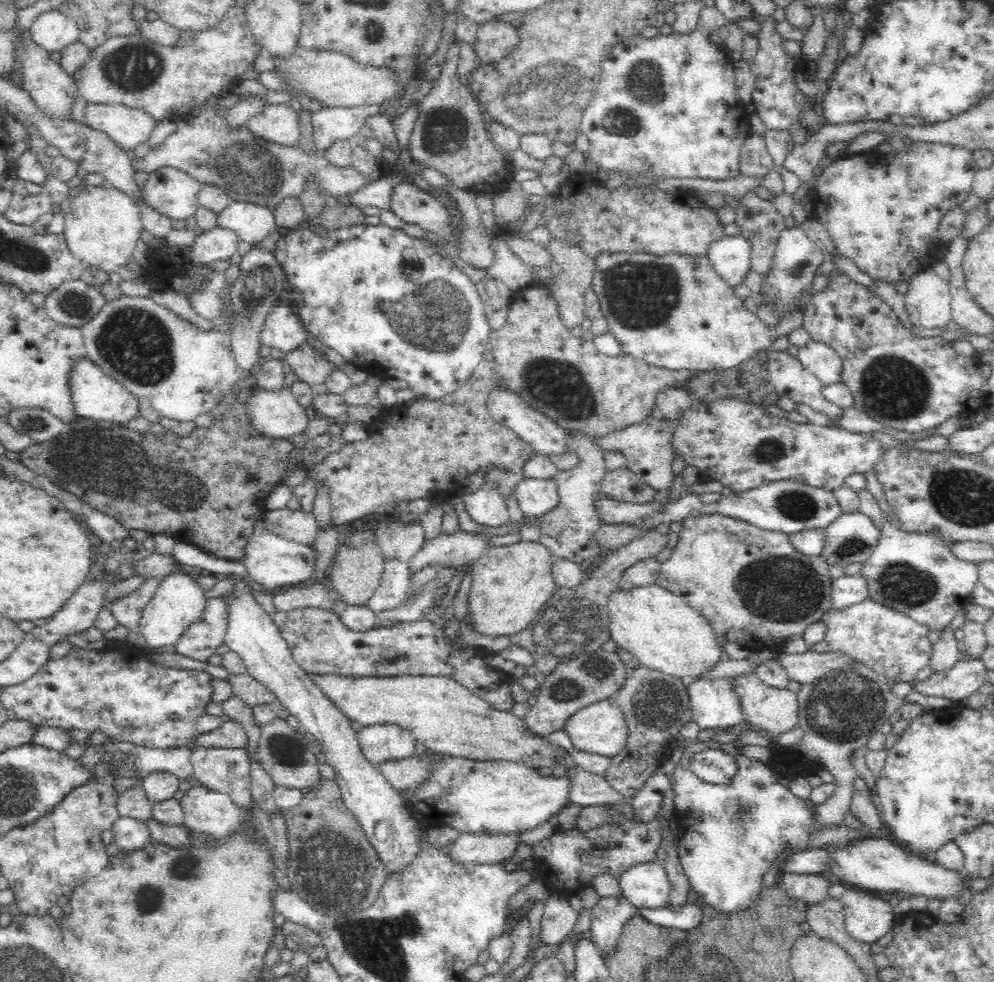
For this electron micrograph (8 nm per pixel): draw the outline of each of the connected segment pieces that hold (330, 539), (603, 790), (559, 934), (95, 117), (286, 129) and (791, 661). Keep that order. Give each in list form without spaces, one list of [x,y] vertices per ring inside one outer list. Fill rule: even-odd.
[[[337,526],[317,532],[317,536],[311,544],[313,554],[315,554],[316,558],[316,567],[314,568],[314,574],[312,574],[310,582],[323,583],[324,581],[328,581],[326,573],[336,552],[340,537],[341,531]]]
[[[575,768],[576,776],[571,794],[569,795],[571,804],[580,806],[597,804],[626,804],[630,803],[629,798],[617,792],[605,780],[605,776],[591,774],[585,770]]]
[[[556,894],[550,896],[550,900],[544,904],[541,917],[541,942],[546,945],[558,944],[574,934],[578,914],[566,898],[558,898]]]
[[[88,102],[84,120],[94,129],[108,133],[120,147],[134,150],[146,142],[156,126],[155,120],[144,110],[122,103]]]
[[[264,104],[245,127],[251,134],[271,144],[292,147],[299,139],[299,113],[287,104]]]
[[[804,651],[801,653],[780,653],[775,662],[786,671],[787,677],[800,684],[808,684],[830,669],[837,669],[845,664],[858,663],[838,651]]]

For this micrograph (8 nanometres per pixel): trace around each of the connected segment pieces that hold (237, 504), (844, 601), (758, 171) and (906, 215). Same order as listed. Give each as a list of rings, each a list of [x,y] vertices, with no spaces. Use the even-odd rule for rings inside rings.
[[[244,388],[236,394],[234,402],[228,406],[228,410],[216,418],[212,415],[212,422],[208,428],[204,426],[198,426],[186,436],[178,436],[176,432],[171,430],[165,430],[162,434],[152,433],[149,431],[144,434],[136,434],[134,430],[130,430],[130,427],[126,426],[112,426],[112,428],[92,428],[92,426],[84,426],[84,418],[77,417],[68,422],[68,430],[66,432],[60,432],[58,436],[53,436],[50,440],[45,440],[41,443],[32,443],[26,450],[22,450],[19,453],[20,462],[26,465],[30,470],[35,473],[41,474],[46,478],[49,478],[54,484],[57,484],[61,489],[67,490],[68,492],[74,493],[82,502],[89,504],[92,508],[103,512],[107,516],[112,516],[122,527],[126,530],[142,530],[148,534],[160,534],[165,532],[168,535],[172,535],[177,541],[185,541],[186,544],[193,544],[194,548],[202,548],[210,554],[214,554],[220,558],[229,560],[240,561],[243,558],[244,549],[250,536],[254,532],[254,528],[259,522],[259,518],[263,516],[266,511],[265,500],[269,495],[269,492],[276,488],[279,484],[284,483],[286,476],[288,476],[288,470],[290,468],[312,468],[315,464],[322,462],[332,452],[338,452],[347,445],[344,433],[324,433],[314,438],[308,439],[303,443],[298,443],[296,440],[290,441],[282,437],[272,437],[268,433],[262,433],[260,429],[254,427],[252,423],[252,413],[248,409],[248,400],[256,394],[257,389]]]
[[[860,571],[856,574],[843,573],[833,580],[831,603],[836,609],[861,601],[868,596],[868,579],[864,578]]]
[[[751,134],[741,148],[740,174],[763,177],[770,169],[776,168],[767,152],[765,137]]]
[[[917,141],[887,154],[875,151],[847,154],[826,165],[817,177],[812,218],[833,238],[840,255],[851,260],[870,279],[896,286],[938,260],[944,247],[938,233],[940,221],[948,210],[966,200],[978,169],[973,153],[949,144]]]

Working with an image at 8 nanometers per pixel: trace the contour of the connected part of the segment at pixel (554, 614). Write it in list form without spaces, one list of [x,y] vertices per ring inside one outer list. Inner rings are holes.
[[[646,531],[638,538],[616,548],[602,550],[594,564],[583,571],[583,577],[572,587],[557,586],[525,629],[510,635],[510,642],[527,650],[533,657],[538,672],[552,673],[558,664],[570,662],[586,651],[597,650],[611,638],[607,596],[618,588],[622,573],[634,563],[655,557],[668,544],[668,535]]]

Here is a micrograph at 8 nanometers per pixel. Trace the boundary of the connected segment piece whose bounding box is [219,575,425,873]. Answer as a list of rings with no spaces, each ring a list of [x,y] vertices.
[[[231,575],[221,576],[220,578],[230,578],[230,584],[232,584],[232,590],[228,592],[228,594],[224,594],[224,596],[220,596],[219,598],[225,598],[223,602],[225,602],[225,615],[226,615],[226,628],[225,628],[225,635],[223,636],[223,642],[228,646],[228,650],[234,651],[240,655],[240,658],[244,661],[246,665],[246,672],[250,673],[254,679],[260,681],[260,683],[264,684],[264,686],[270,688],[276,697],[278,697],[278,701],[281,702],[282,706],[286,708],[286,710],[290,713],[291,716],[294,716],[298,719],[301,730],[306,731],[311,734],[311,737],[314,737],[316,740],[316,745],[320,750],[320,755],[323,761],[328,764],[329,766],[333,767],[334,772],[336,773],[336,782],[341,789],[341,794],[343,800],[345,801],[345,806],[350,809],[350,812],[356,817],[358,824],[360,824],[361,828],[364,830],[364,834],[366,838],[368,838],[369,842],[372,843],[376,852],[381,857],[382,863],[385,865],[386,872],[391,873],[394,871],[402,870],[402,866],[406,866],[406,864],[410,864],[416,856],[418,856],[418,845],[417,840],[420,835],[424,835],[424,829],[420,829],[422,825],[420,824],[419,820],[414,817],[414,814],[410,812],[410,809],[406,808],[406,803],[404,803],[403,796],[400,795],[388,782],[387,779],[381,774],[380,770],[374,769],[360,751],[360,746],[358,745],[357,734],[351,727],[351,722],[348,721],[346,716],[342,715],[339,708],[336,708],[334,704],[330,702],[326,698],[326,695],[323,694],[321,690],[313,683],[307,676],[305,675],[304,669],[297,662],[293,659],[293,654],[291,650],[288,648],[287,642],[282,637],[282,633],[280,632],[280,627],[276,626],[274,620],[272,619],[272,615],[264,611],[264,607],[258,604],[258,600],[256,600],[256,594],[252,592],[252,588],[250,587],[250,582],[246,580],[246,578],[232,578]]]

